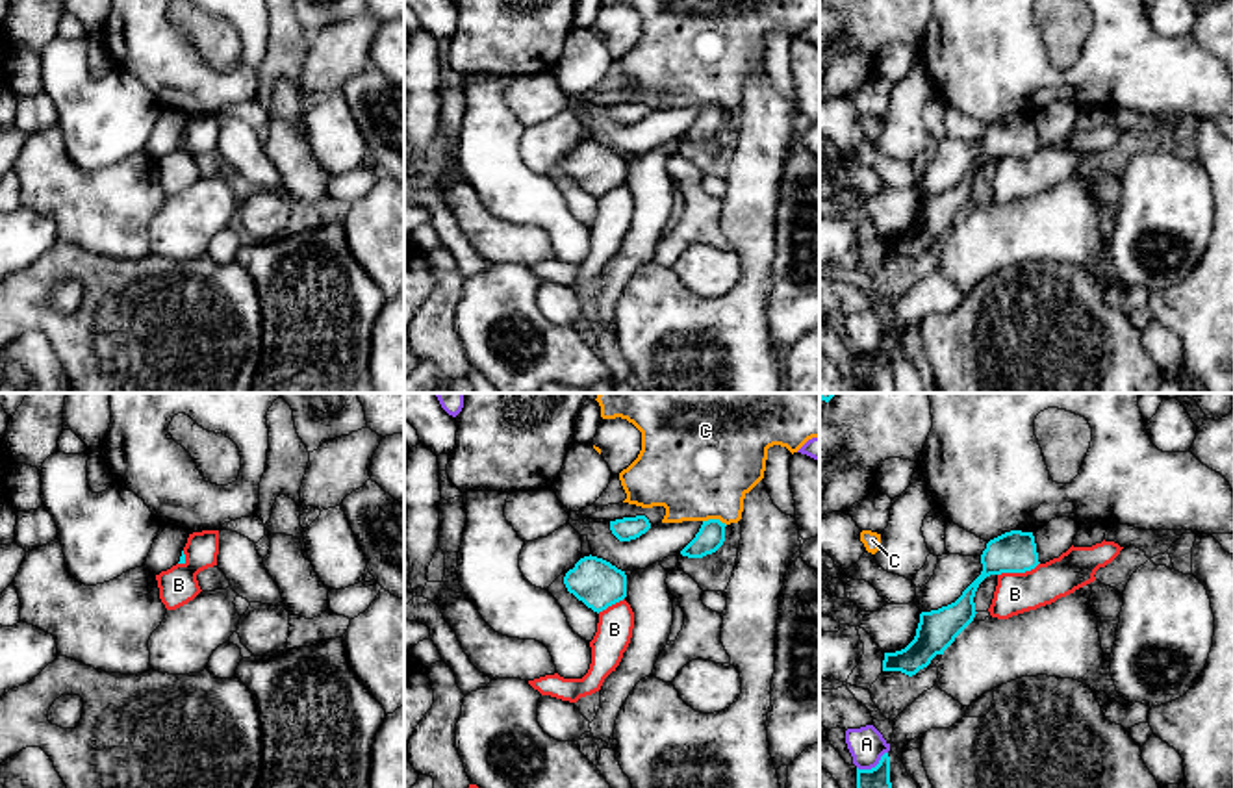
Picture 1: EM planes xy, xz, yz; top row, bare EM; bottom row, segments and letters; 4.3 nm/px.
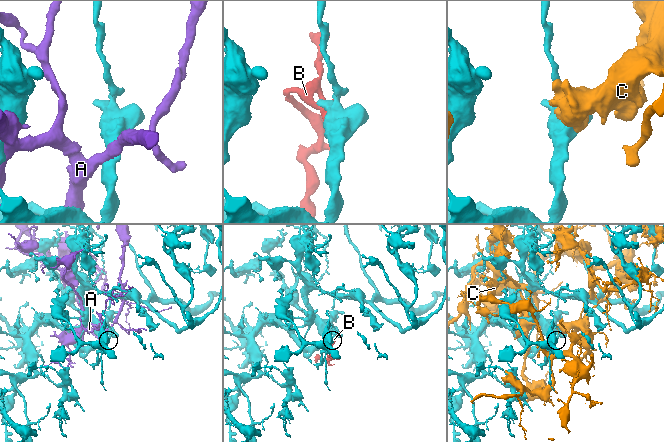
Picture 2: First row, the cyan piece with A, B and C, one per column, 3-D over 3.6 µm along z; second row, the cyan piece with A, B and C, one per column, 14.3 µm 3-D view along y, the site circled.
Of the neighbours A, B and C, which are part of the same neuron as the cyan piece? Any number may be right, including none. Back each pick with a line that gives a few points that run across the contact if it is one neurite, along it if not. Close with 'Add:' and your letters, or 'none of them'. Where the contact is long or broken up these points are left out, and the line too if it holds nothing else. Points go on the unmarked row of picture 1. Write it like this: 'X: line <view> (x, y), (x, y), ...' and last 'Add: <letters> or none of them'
Add: none of them

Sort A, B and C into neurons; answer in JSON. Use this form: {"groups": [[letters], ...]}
{"groups": [["A"], ["B"], ["C"]]}

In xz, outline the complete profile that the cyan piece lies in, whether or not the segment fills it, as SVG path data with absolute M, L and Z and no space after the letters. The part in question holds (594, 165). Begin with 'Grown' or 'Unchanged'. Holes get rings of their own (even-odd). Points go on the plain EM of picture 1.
Unchanged. M591 139L580 143L566 158L564 169L569 178L597 198L627 182L625 156Z

